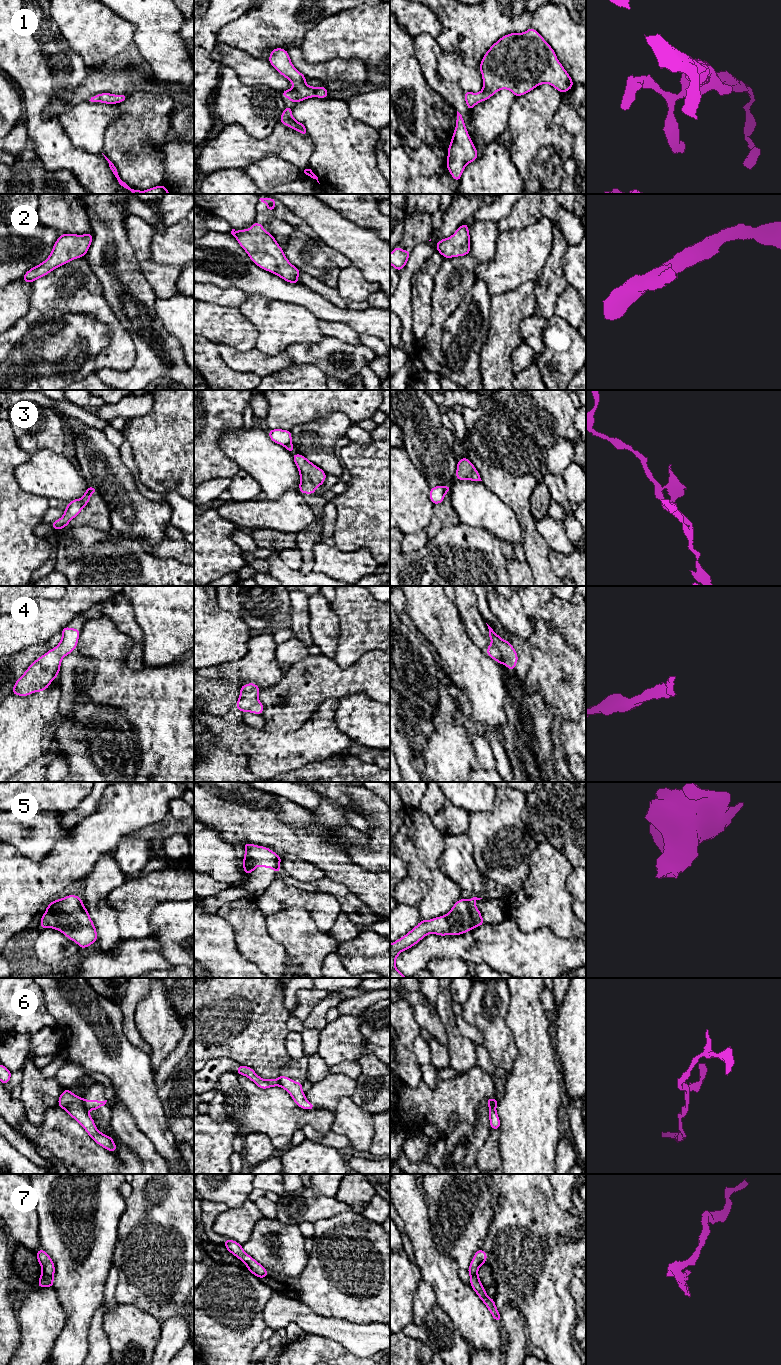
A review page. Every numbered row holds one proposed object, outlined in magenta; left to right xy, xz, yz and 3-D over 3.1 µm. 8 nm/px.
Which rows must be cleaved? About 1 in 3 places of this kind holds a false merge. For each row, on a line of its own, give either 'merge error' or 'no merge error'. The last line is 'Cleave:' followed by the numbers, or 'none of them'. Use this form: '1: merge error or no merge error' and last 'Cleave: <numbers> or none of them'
1: no merge error
2: no merge error
3: merge error
4: no merge error
5: no merge error
6: merge error
7: no merge error
Cleave: 3, 6

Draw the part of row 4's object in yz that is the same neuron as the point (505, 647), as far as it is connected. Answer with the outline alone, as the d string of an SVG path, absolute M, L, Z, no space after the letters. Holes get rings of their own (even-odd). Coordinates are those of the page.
M488 624L487 626L489 629L489 637L492 641L486 649L487 656L496 660L500 666L505 664L509 670L514 671L515 665L518 662L518 655L511 642L503 640Z

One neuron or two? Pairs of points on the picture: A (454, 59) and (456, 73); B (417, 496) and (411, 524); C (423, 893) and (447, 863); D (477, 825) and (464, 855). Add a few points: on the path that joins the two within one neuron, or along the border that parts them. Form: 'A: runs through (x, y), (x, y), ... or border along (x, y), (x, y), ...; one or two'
A: runs through (454, 62), (455, 70); one
B: runs through (411, 503), (411, 517); one
C: border along (444, 847), (438, 860), (438, 867), (459, 885); two
D: border along (465, 833), (472, 845), (472, 856), (476, 864); two

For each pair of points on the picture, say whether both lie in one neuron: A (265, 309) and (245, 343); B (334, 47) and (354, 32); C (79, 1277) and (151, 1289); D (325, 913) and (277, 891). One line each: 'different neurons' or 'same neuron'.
A: different neurons
B: same neuron
C: different neurons
D: same neuron

